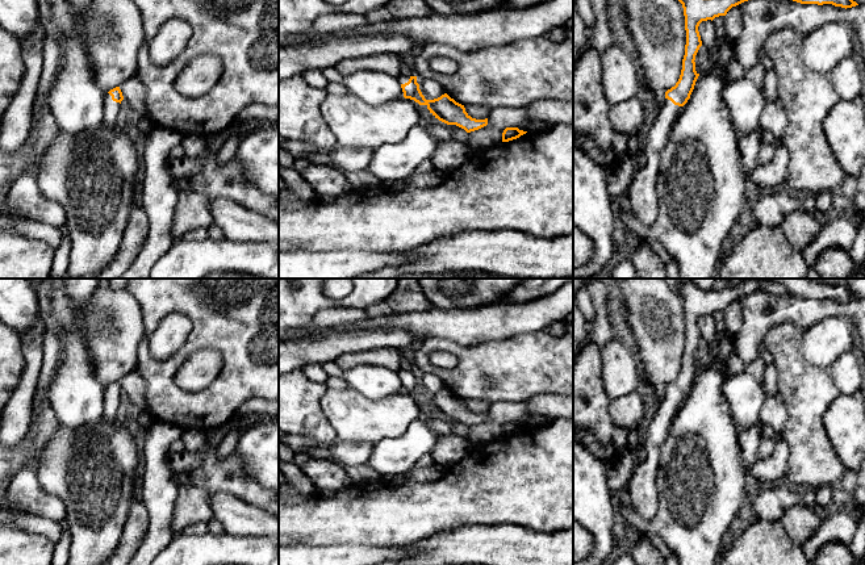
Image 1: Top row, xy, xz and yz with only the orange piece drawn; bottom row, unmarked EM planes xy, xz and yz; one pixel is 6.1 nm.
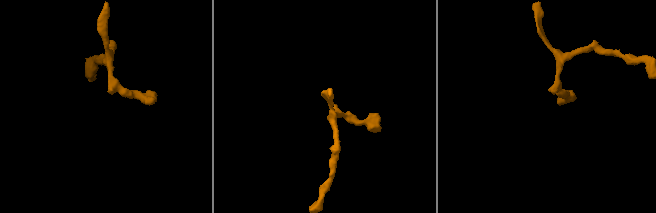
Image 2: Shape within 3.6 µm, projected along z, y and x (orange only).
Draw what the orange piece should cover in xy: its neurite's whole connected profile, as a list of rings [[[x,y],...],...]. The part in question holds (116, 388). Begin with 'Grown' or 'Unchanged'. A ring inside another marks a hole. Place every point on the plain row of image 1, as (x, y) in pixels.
Grown. [[[120,381],[110,384],[105,389],[104,397],[104,419],[112,424],[118,423],[117,411],[120,407],[120,398],[124,394]]]

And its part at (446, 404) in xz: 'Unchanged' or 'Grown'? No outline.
Grown

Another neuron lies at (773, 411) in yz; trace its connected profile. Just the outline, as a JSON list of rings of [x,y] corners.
[[[766,394],[759,420],[765,426],[769,424],[776,432],[774,439],[783,438],[785,422],[787,419],[787,410],[778,394]]]

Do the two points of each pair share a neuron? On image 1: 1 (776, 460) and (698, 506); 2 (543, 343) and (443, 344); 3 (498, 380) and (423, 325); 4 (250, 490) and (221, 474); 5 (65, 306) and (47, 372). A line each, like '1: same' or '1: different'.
1: different
2: same
3: different
4: same
5: different

